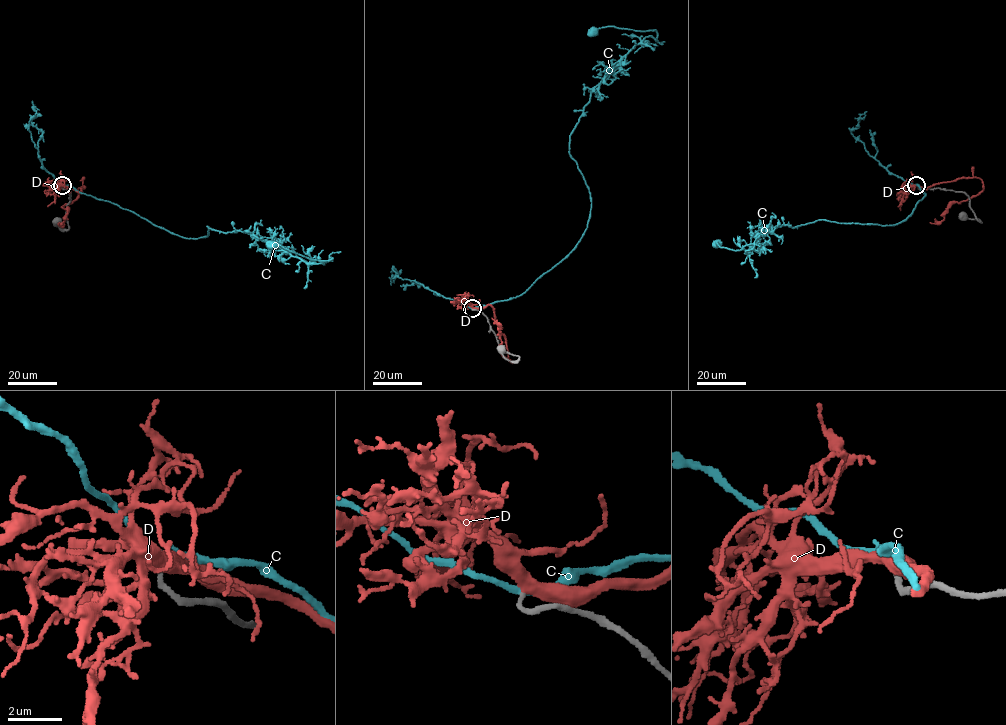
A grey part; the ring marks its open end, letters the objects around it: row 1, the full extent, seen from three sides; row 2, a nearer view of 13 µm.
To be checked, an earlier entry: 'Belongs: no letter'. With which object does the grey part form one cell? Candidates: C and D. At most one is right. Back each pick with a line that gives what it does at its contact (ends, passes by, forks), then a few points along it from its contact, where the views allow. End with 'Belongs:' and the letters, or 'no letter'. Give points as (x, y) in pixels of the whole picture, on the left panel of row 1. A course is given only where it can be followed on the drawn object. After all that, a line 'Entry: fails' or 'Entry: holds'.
D: It passes by. Its course: (62, 185), (80, 193), (84, 186), (64, 204), (67, 215), (58, 223)
Belongs: D
Entry: fails

